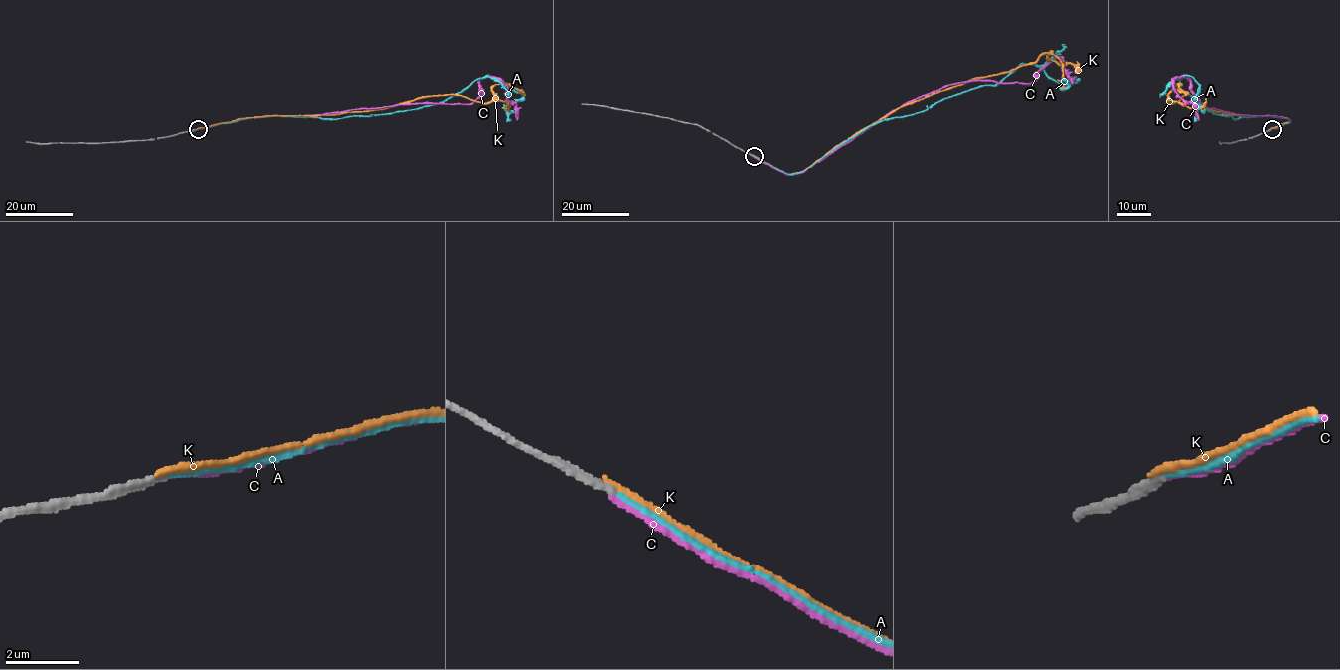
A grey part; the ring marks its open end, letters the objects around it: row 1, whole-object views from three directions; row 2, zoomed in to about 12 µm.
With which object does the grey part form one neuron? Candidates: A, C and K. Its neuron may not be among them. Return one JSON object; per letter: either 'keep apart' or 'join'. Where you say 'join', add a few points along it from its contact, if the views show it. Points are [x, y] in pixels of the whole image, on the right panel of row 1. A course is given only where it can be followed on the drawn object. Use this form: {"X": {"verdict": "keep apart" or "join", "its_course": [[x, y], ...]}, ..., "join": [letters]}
{"A": {"verdict": "join", "its_course": [[1272, 129], [1289, 122], [1274, 116], [1216, 114], [1180, 88], [1185, 75], [1199, 85], [1196, 101], [1201, 111]]}, "C": {"verdict": "keep apart"}, "K": {"verdict": "keep apart"}, "join": ["A"]}

